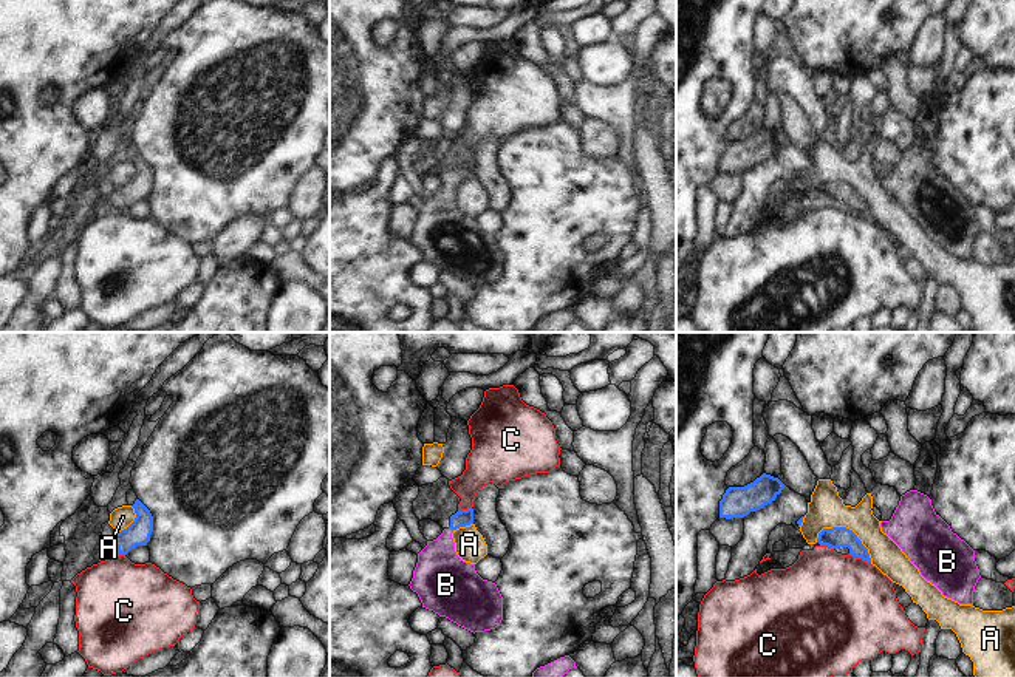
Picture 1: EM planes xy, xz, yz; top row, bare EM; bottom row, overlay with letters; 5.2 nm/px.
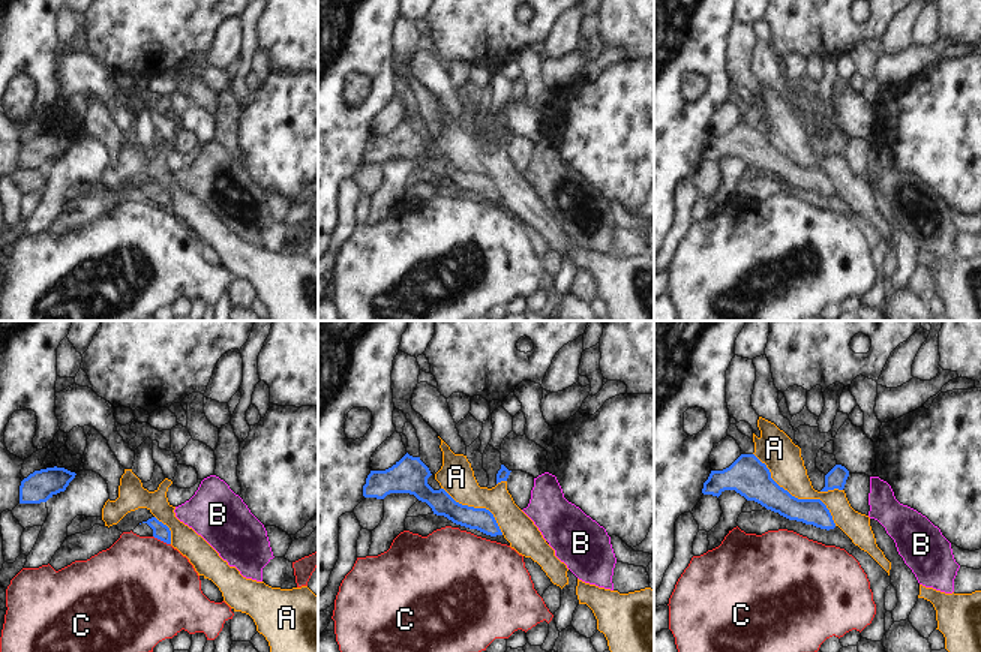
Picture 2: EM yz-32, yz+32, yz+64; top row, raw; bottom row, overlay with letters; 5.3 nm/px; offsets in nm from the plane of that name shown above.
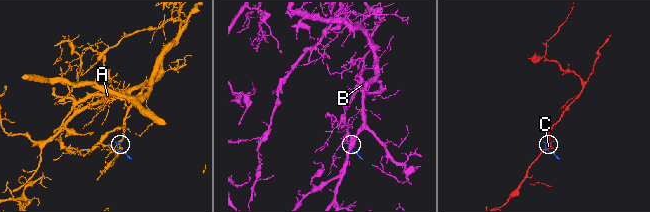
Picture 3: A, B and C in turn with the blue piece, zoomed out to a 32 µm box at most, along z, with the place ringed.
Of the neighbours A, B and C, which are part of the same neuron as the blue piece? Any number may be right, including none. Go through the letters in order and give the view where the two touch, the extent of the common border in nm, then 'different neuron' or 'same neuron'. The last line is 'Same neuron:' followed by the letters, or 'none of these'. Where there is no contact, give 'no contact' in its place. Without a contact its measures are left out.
A: yz | 320 nm | different neuron
B: no contact | same neuron
C: yz | 130 nm | different neuron
Same neuron: B

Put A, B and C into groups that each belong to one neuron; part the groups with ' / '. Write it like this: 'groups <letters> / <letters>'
groups A / B / C

